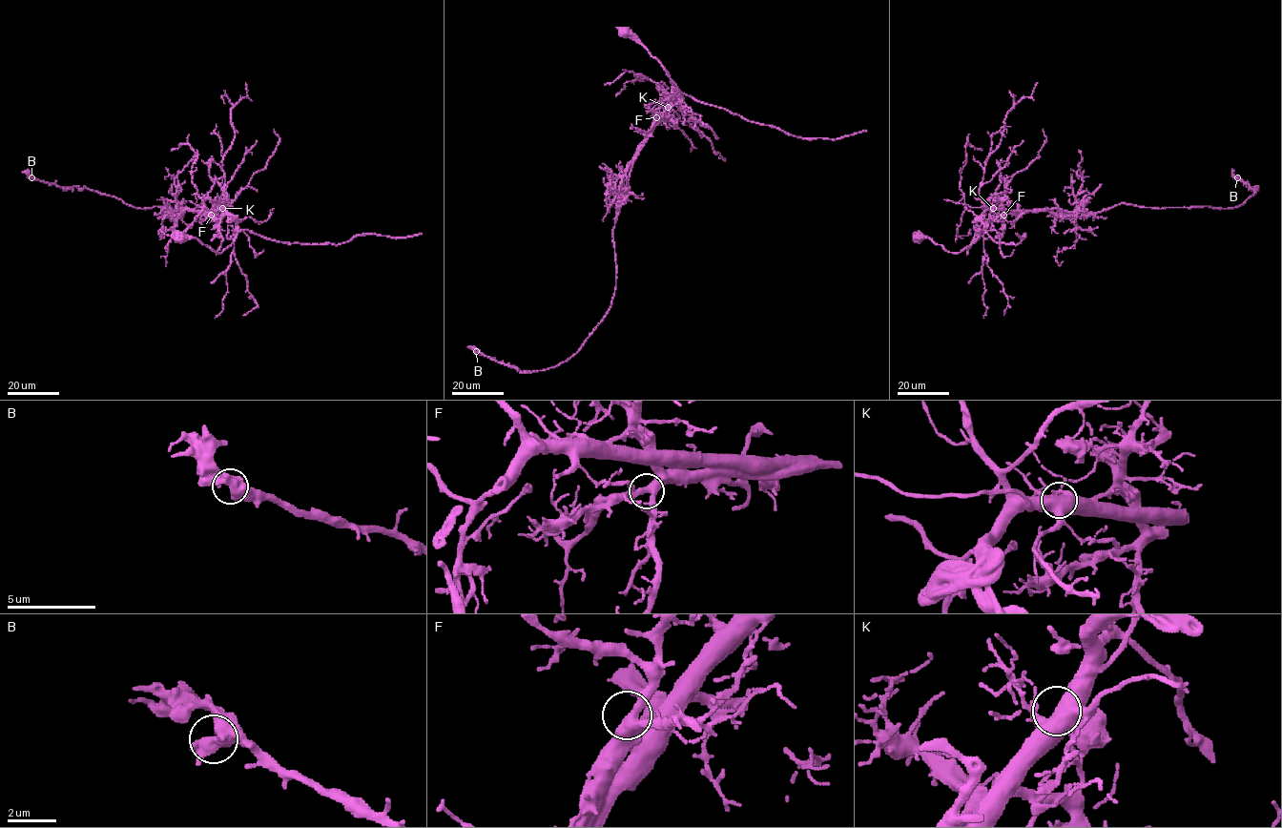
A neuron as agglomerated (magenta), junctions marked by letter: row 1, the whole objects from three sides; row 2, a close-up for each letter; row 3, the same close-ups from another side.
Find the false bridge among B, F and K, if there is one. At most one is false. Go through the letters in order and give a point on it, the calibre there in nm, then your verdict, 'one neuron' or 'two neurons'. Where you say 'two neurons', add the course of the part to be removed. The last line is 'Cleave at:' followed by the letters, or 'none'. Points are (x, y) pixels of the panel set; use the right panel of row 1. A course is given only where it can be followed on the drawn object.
B: at (1237, 177); 420 nm thick; one neuron
F: at (1003, 215); 400 nm thick; one neuron
K: at (993, 208); 500 nm thick; two neurons; foreign part runs (993, 208), (1088, 213), (1122, 203), (1230, 208), (1257, 189), (1233, 173)
Cleave at: K

